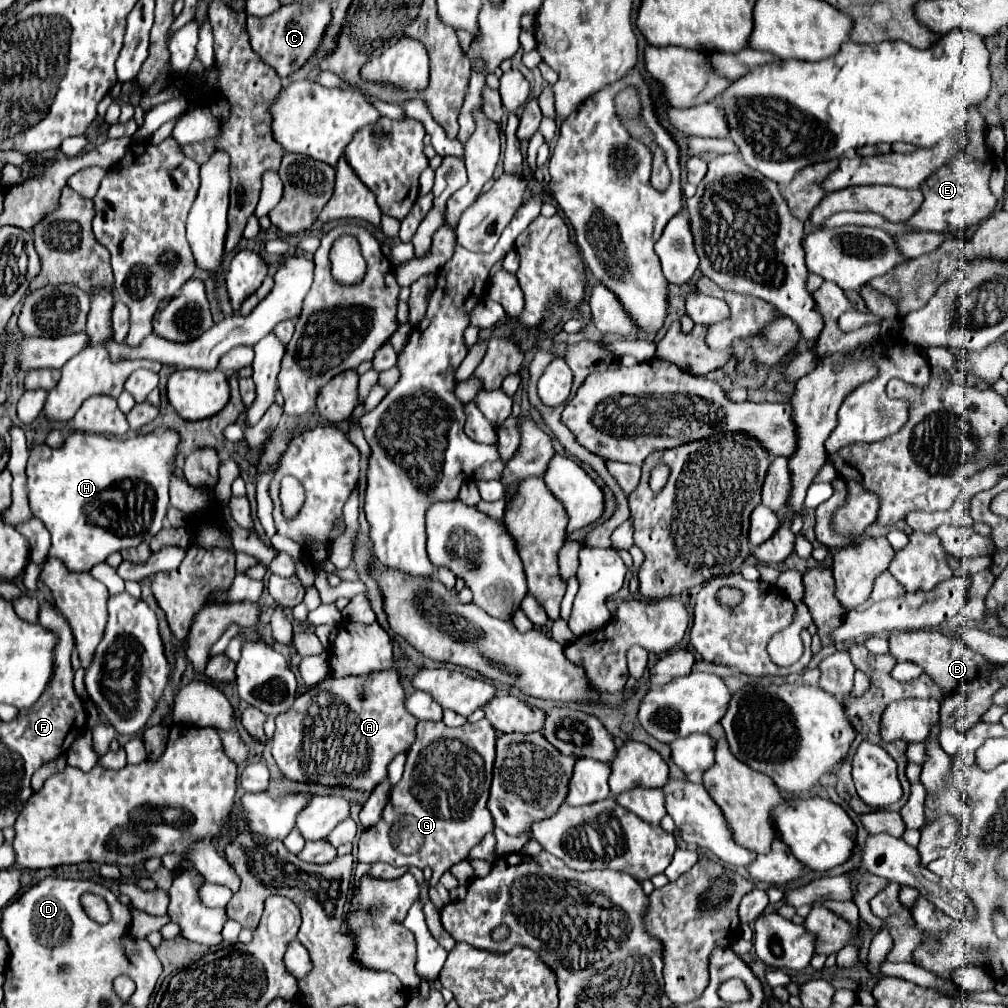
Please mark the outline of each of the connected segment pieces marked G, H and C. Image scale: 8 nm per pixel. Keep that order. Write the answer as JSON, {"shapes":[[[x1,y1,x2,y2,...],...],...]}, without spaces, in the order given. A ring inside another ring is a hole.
{"shapes":[[[486,718,460,728,422,720,416,726,416,734,402,780,392,788,380,822,360,834,358,860,432,868,428,884,433,886,450,866,468,856,484,834,494,830,486,802,496,756,496,730]],[[160,428,126,440,106,438,102,434,70,432,62,448,50,448,48,444,34,446,26,466,28,500,32,514,40,518,48,528,48,532,52,534,52,548,48,556,60,558,70,572,88,572,94,564,104,562,108,554,138,546,140,542,148,542,150,530,152,536,156,536,162,528,164,516,170,506,168,484,174,474,172,464,176,458,178,444,180,434,174,428],[88,514,104,514,104,526,92,524,88,520]],[[296,2,290,6,282,6,278,12,264,16,264,18,248,16,250,44,254,52,284,78,306,64,306,60,316,50,330,18,332,16,330,16,330,8,326,2,312,2,310,6]]]}

